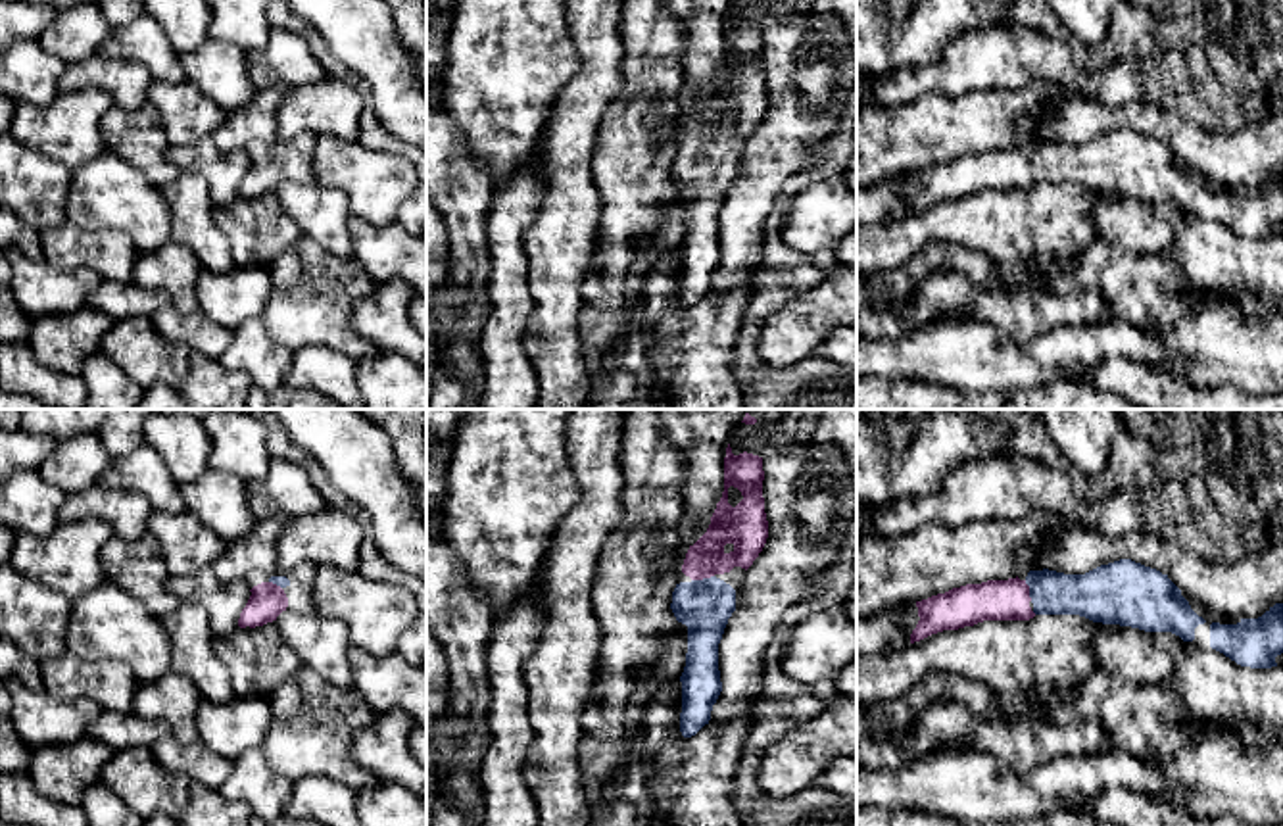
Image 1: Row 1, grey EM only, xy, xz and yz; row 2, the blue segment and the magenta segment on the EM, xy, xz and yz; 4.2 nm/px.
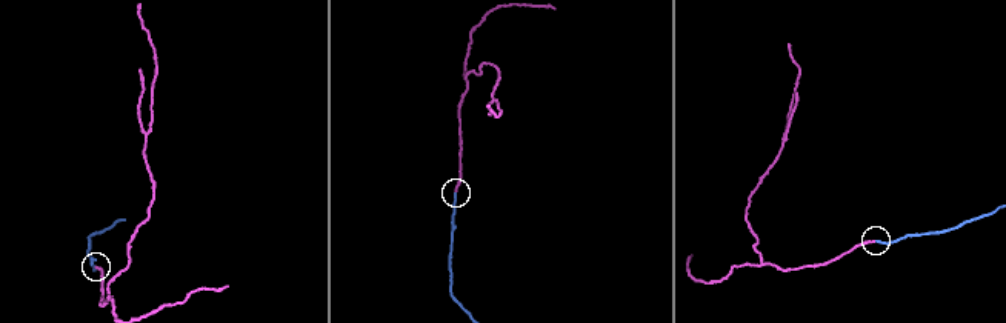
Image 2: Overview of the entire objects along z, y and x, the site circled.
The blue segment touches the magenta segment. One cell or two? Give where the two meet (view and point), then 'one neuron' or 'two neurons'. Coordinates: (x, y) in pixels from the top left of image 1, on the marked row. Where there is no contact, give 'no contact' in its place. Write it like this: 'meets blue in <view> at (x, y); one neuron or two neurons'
meets blue in xz at (702, 581); one neuron

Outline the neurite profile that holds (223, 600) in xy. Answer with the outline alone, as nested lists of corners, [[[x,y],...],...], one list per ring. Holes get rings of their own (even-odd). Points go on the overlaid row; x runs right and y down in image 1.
[[[211,567],[188,576],[169,576],[167,588],[179,601],[198,603],[215,636],[229,636],[252,592],[246,580],[221,580]]]

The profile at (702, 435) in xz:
[[[659,409],[666,438],[682,451],[682,513],[676,544],[663,555],[666,571],[680,571],[688,549],[707,532],[724,492],[730,436],[747,409]]]

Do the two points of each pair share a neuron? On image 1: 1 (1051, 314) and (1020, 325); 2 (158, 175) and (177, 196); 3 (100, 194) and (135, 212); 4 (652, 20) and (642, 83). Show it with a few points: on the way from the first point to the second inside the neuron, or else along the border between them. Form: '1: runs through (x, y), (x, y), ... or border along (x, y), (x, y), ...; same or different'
1: runs through (1043, 314), (1028, 317); same
2: border along (181, 171), (162, 189); different
3: runs through (108, 194), (127, 204); same
4: runs through (652, 35), (652, 68); same

